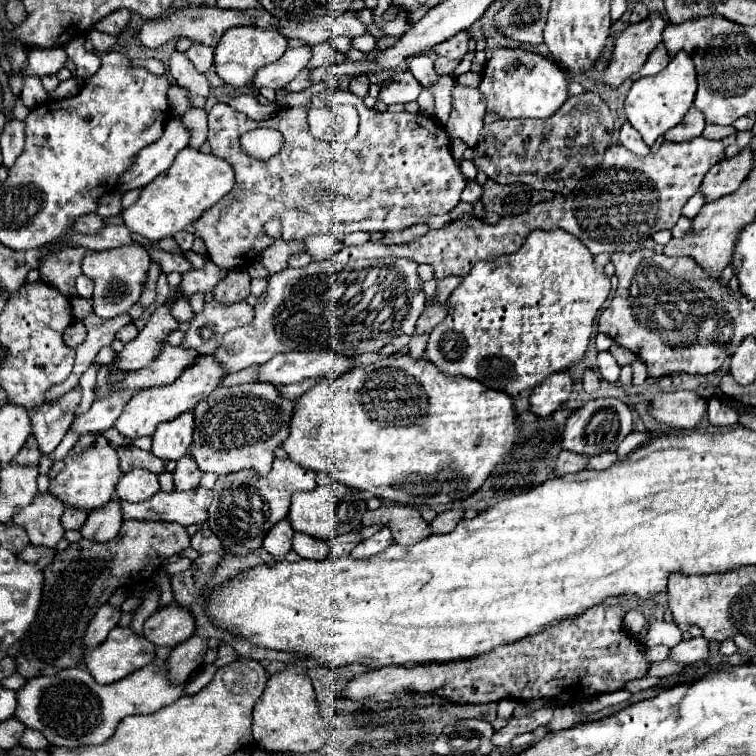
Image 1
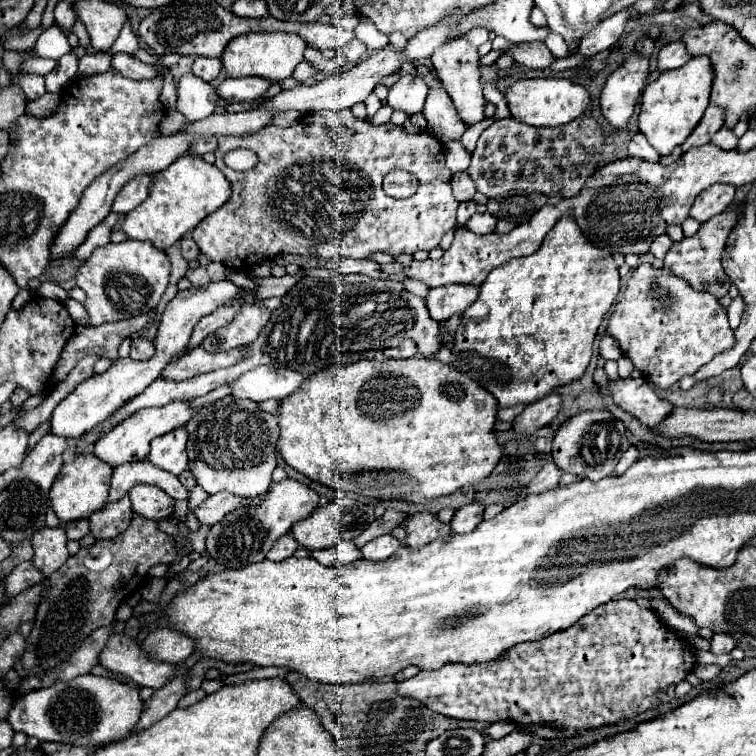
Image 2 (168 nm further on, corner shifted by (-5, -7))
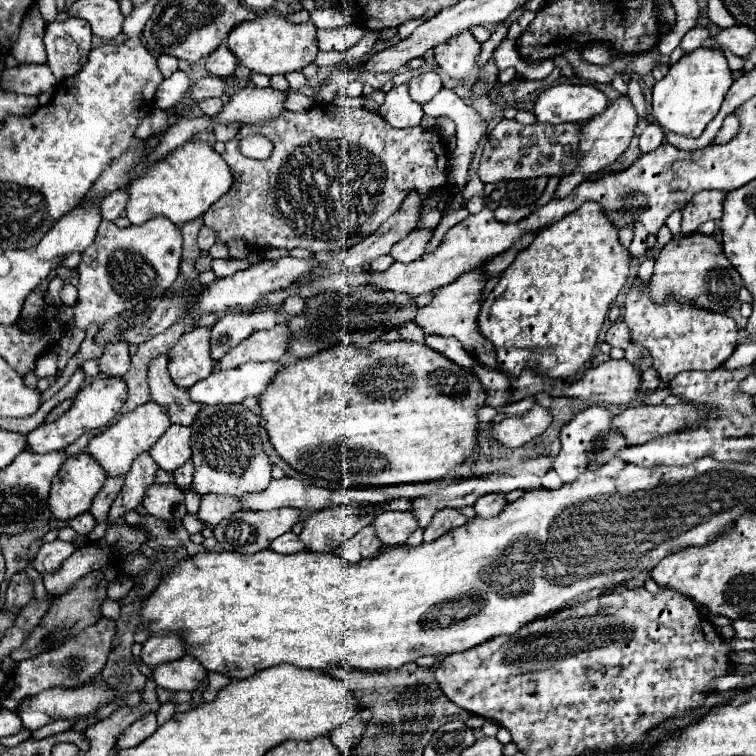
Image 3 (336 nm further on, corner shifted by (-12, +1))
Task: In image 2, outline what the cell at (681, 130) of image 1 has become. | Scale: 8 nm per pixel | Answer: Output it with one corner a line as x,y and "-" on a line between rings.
709,106
703,114
703,118
699,120
697,128
689,134
689,140
685,140
685,144
681,146
683,152
687,152
693,146
703,146
711,142
711,136
723,126
723,110
719,106

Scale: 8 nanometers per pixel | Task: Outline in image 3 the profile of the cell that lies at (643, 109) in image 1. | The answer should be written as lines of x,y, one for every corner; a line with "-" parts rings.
698,48
692,54
682,56
676,64
670,66
670,72
654,84
652,96
652,112
654,120
676,134
698,138
708,122
718,114
722,100
732,86
734,78
726,64
726,56
716,48

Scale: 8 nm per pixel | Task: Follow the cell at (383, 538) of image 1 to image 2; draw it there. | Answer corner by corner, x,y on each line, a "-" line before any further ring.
391,534
387,536
379,536
377,540
365,544
361,548
361,554
365,560
371,560
371,562
381,562
381,560
387,560
389,556
393,556
399,548
399,540

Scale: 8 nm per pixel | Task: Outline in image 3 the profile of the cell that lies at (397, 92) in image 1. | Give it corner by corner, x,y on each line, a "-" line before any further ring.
426,72
410,80
410,96
418,104
430,102
436,96
436,92
440,92
440,88
442,88
442,80
436,72

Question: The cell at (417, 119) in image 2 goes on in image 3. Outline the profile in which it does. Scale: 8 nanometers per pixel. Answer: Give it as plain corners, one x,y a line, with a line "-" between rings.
408,82
394,86
390,92
386,92
386,100
380,106
380,114
394,128
418,126
422,116
424,116
422,108
408,96

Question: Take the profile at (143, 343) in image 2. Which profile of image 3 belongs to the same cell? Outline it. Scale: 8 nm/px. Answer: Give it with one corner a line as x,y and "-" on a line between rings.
158,356
148,366
152,402
162,404
164,410
168,410
172,424
190,426
192,420
196,418
200,406
196,402
190,402
188,390
174,386
174,382
170,380
170,374
166,370
166,362
168,362
166,356

